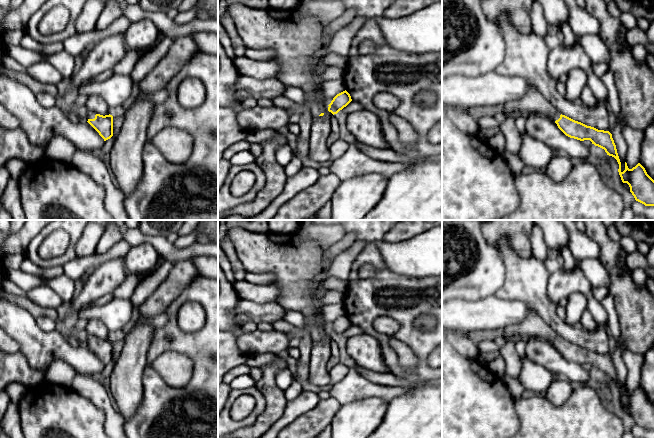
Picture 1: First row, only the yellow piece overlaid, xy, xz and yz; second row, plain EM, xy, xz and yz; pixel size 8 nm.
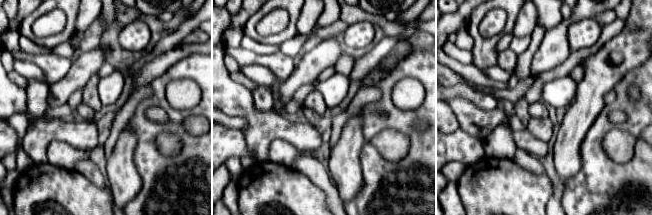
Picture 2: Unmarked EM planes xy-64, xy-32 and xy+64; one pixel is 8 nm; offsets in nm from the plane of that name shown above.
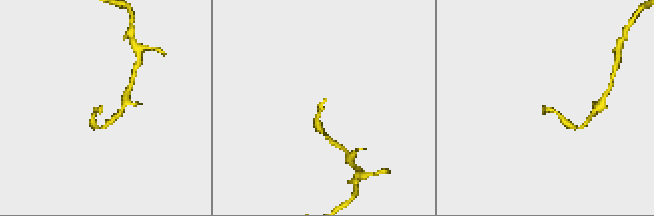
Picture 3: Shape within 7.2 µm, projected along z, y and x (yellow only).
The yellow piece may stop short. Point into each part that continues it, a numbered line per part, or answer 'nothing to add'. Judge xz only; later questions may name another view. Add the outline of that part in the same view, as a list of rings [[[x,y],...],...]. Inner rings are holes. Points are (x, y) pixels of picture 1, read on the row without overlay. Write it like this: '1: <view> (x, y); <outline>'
1: xz (295, 263); [[[240,227],[228,230],[227,235],[232,242],[244,270],[248,273],[272,273],[275,280],[272,284],[280,289],[277,303],[286,310],[301,313],[306,320],[306,332],[313,342],[318,342],[327,335],[328,328],[319,318],[321,307],[319,287],[313,288],[312,281],[323,271],[321,266],[324,249],[312,240],[303,240],[296,234],[253,233]]]

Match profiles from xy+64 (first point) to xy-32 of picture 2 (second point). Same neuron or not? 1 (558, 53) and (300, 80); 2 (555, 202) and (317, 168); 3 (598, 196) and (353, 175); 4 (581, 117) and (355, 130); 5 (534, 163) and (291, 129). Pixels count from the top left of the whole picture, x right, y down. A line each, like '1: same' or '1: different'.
1: same
2: same
3: different
4: same
5: different

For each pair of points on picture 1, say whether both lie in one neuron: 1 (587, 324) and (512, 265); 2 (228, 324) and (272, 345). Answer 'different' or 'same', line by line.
1: different
2: same

